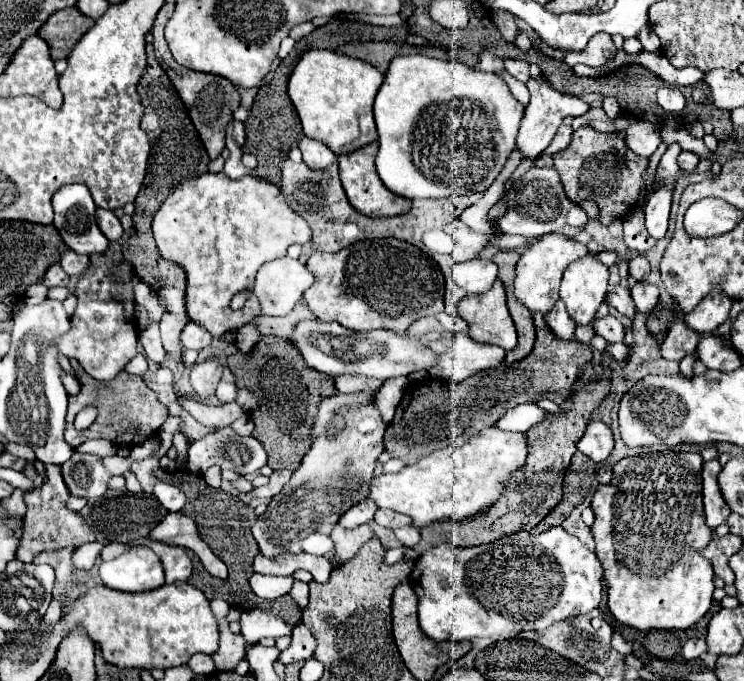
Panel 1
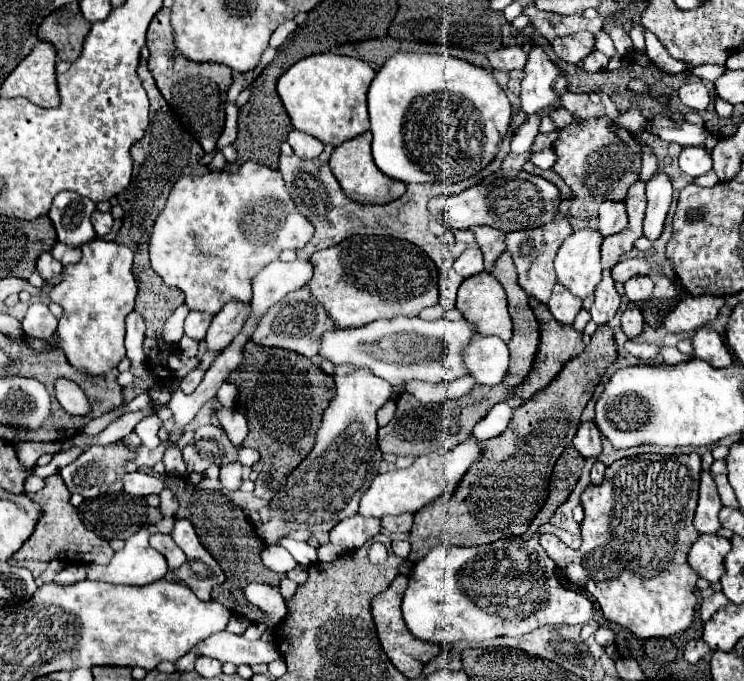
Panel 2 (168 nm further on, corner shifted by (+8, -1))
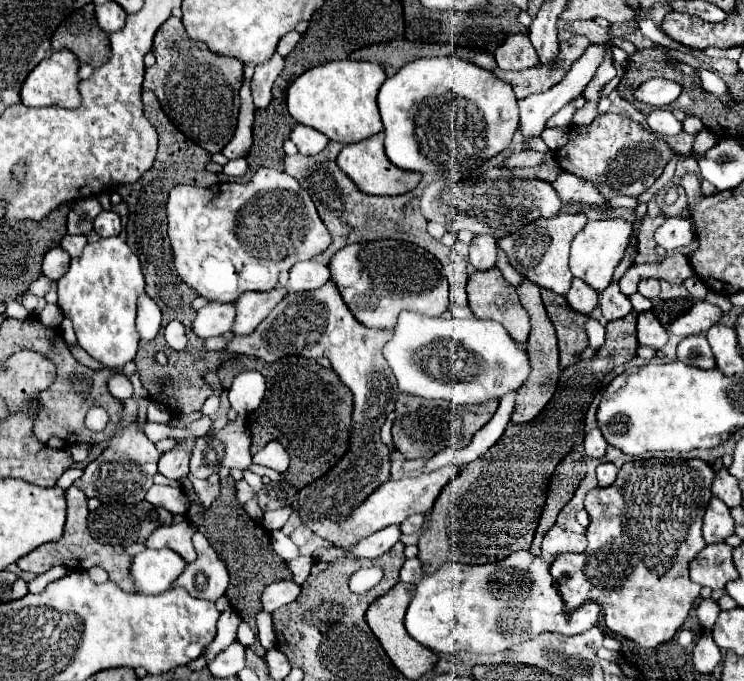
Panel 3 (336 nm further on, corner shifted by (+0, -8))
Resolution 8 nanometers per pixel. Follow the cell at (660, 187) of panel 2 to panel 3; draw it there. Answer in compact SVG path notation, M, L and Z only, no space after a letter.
M666 218L656 230L656 242L664 250L676 250L688 246L694 240L694 226L691 218Z

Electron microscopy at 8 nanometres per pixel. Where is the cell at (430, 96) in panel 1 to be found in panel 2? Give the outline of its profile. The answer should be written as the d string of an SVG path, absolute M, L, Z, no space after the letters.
M396 53L382 65L368 89L368 113L374 135L372 157L384 175L406 185L436 181L458 183L478 175L494 161L510 125L512 105L488 69L442 53Z

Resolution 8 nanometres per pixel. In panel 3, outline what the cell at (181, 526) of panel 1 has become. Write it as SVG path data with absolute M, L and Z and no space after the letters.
M200 532L194 534L192 542L198 552L198 558L188 564L188 568L178 576L172 586L186 588L190 596L216 602L228 588L228 570L210 546L210 542Z

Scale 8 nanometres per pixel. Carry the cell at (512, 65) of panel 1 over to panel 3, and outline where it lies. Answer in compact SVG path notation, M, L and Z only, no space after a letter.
M510 34L504 44L494 50L494 56L502 70L526 70L538 64L538 54L528 34Z

